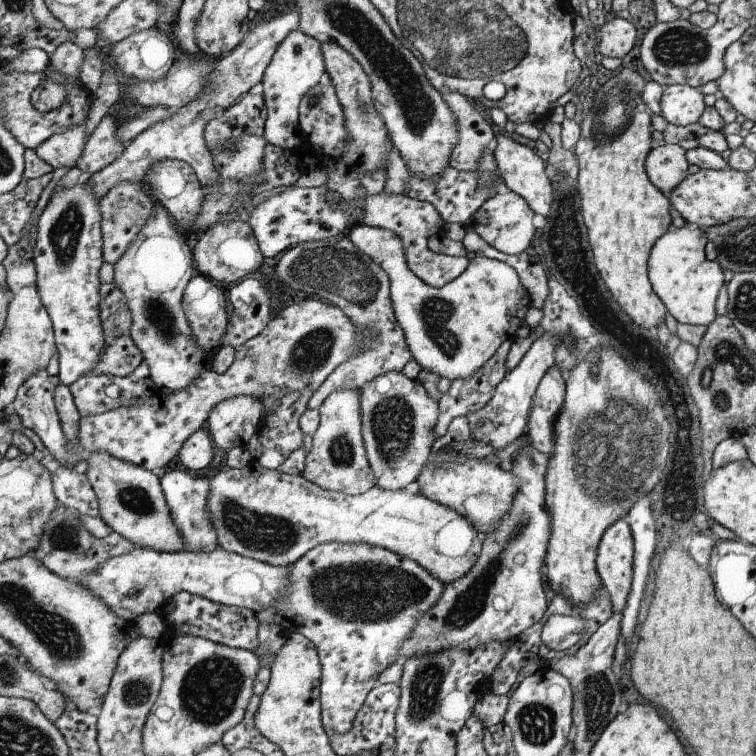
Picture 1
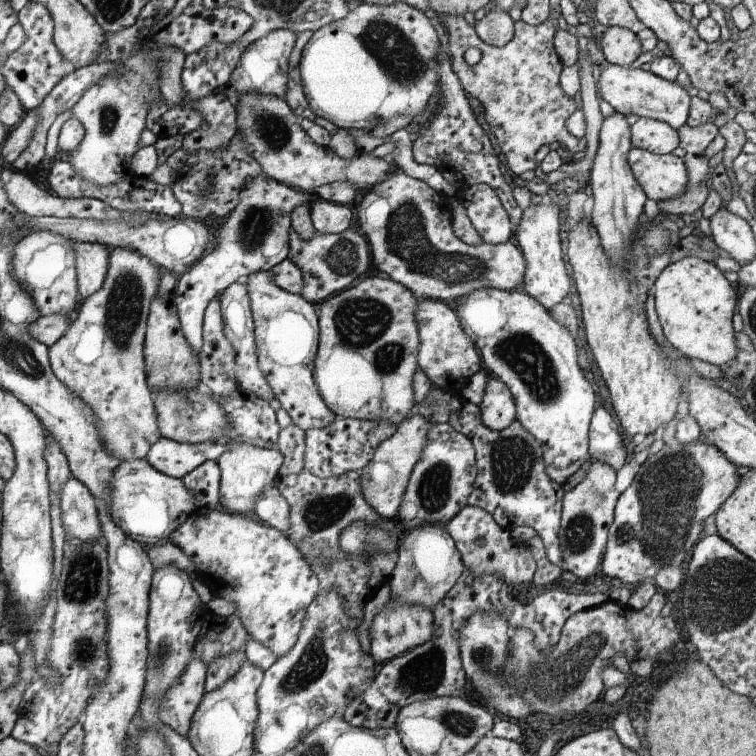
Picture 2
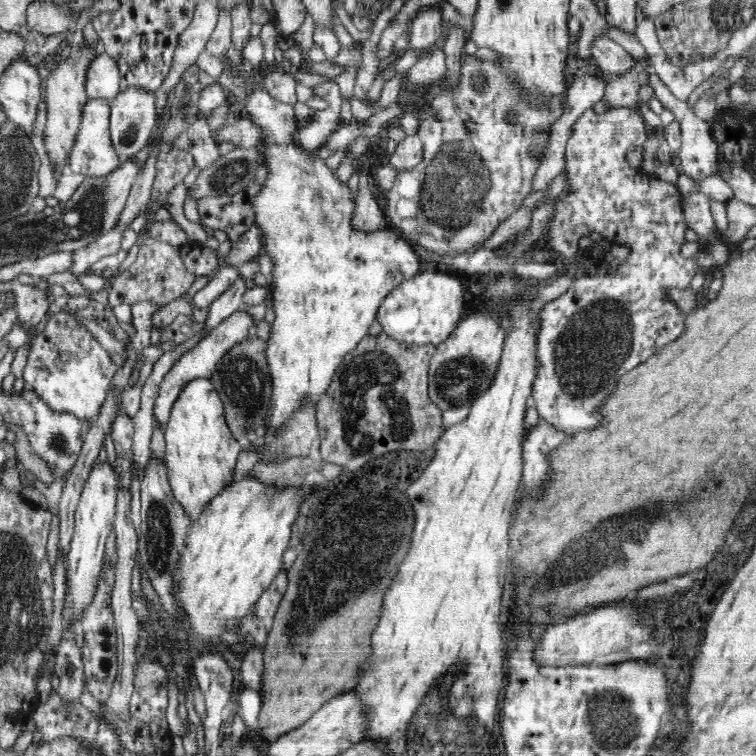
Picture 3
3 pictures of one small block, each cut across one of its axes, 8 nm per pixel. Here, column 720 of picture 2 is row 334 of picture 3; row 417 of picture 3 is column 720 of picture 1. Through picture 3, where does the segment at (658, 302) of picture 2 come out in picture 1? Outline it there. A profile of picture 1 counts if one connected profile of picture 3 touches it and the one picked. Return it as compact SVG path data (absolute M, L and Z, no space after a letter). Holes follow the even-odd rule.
M682 226L680 229L672 227L661 237L654 247L648 260L648 279L654 293L662 300L667 312L672 315L678 323L709 326L716 318L716 300L720 289L724 286L723 269L714 260L710 262L705 256L705 247L709 241L704 229L697 226Z

